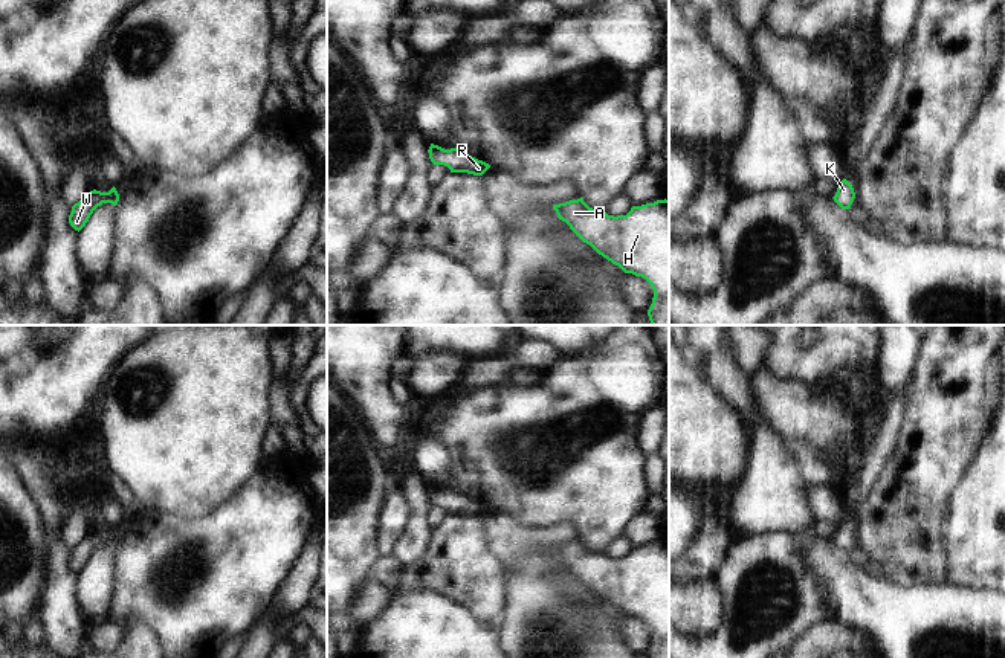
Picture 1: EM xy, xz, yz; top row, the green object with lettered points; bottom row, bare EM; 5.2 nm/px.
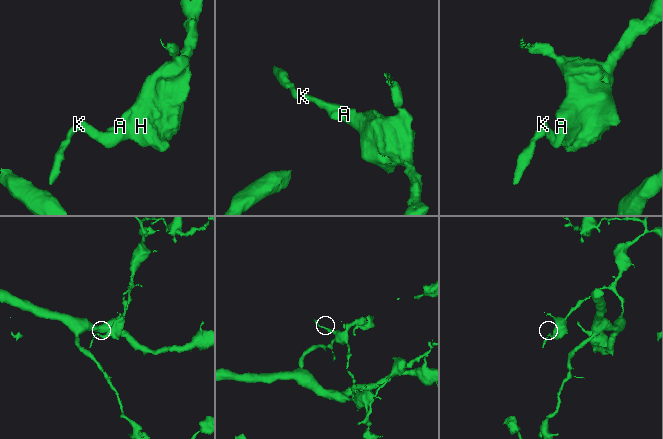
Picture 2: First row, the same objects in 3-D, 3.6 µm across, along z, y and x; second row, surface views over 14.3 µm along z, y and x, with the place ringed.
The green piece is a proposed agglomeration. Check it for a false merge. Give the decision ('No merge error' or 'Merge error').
No merge error

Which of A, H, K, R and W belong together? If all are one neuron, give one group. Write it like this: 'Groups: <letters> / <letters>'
Groups: A H K R W

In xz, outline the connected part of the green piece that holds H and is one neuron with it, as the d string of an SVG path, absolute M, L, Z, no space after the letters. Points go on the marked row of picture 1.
M583 198L553 205L559 220L599 255L619 266L625 273L645 278L654 298L648 310L652 325L669 325L669 200L632 206L626 215L608 215L590 208Z

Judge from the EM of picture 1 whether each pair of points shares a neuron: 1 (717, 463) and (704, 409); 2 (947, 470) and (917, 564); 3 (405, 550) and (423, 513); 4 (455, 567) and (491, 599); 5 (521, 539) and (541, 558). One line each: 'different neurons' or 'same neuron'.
1: same neuron
2: same neuron
3: same neuron
4: same neuron
5: different neurons

